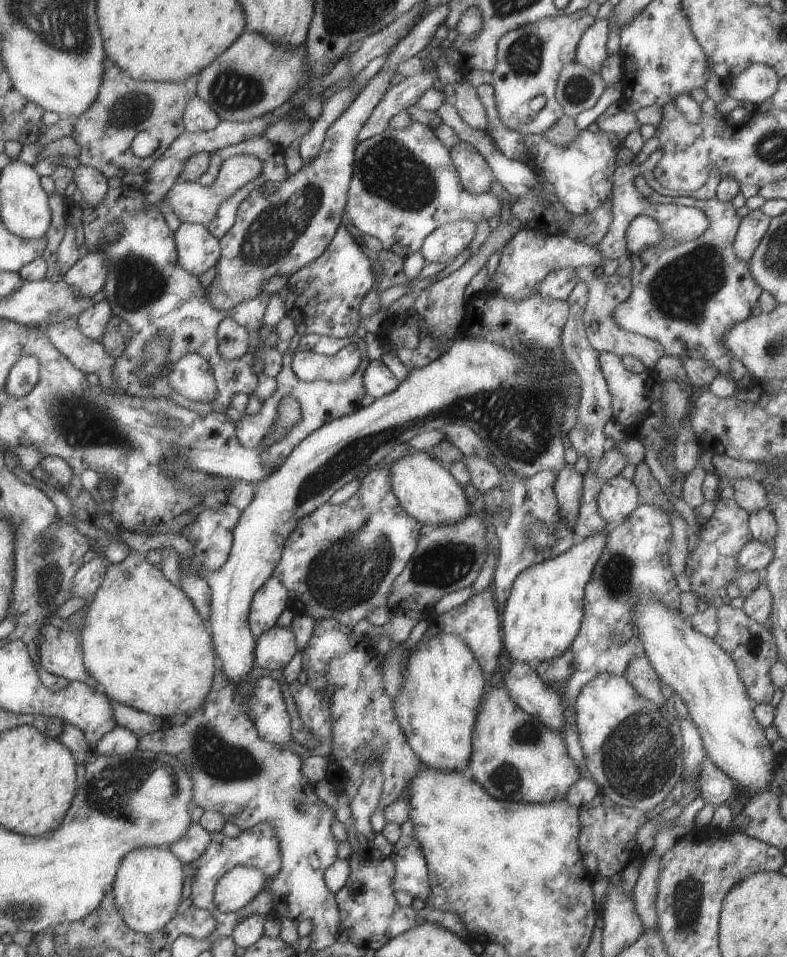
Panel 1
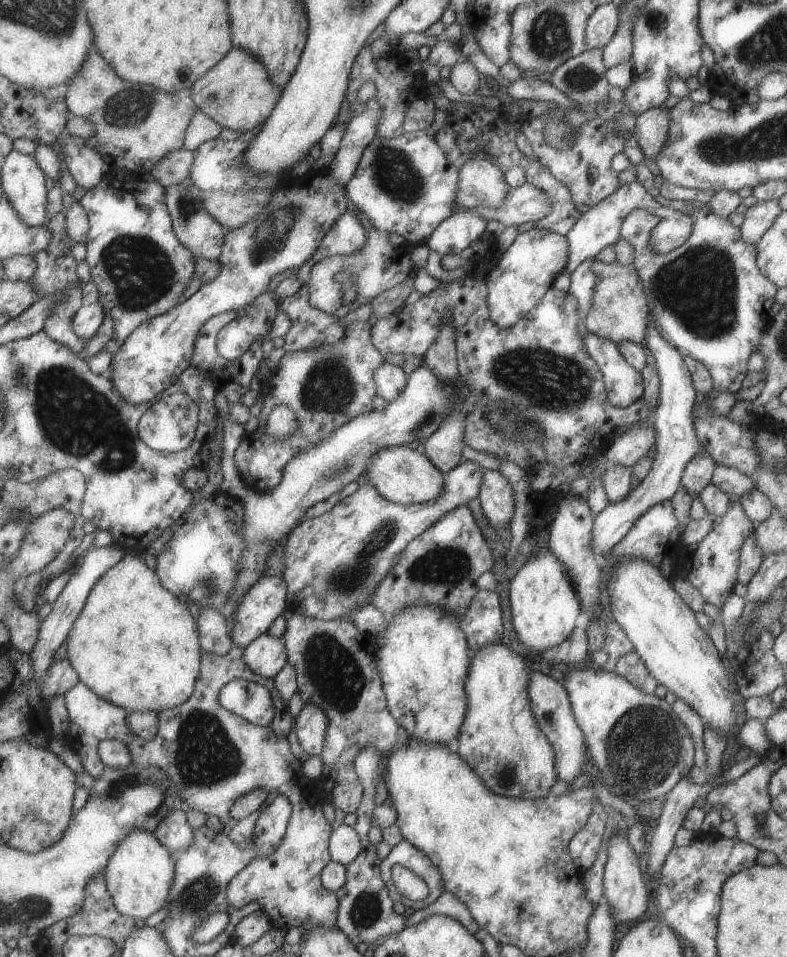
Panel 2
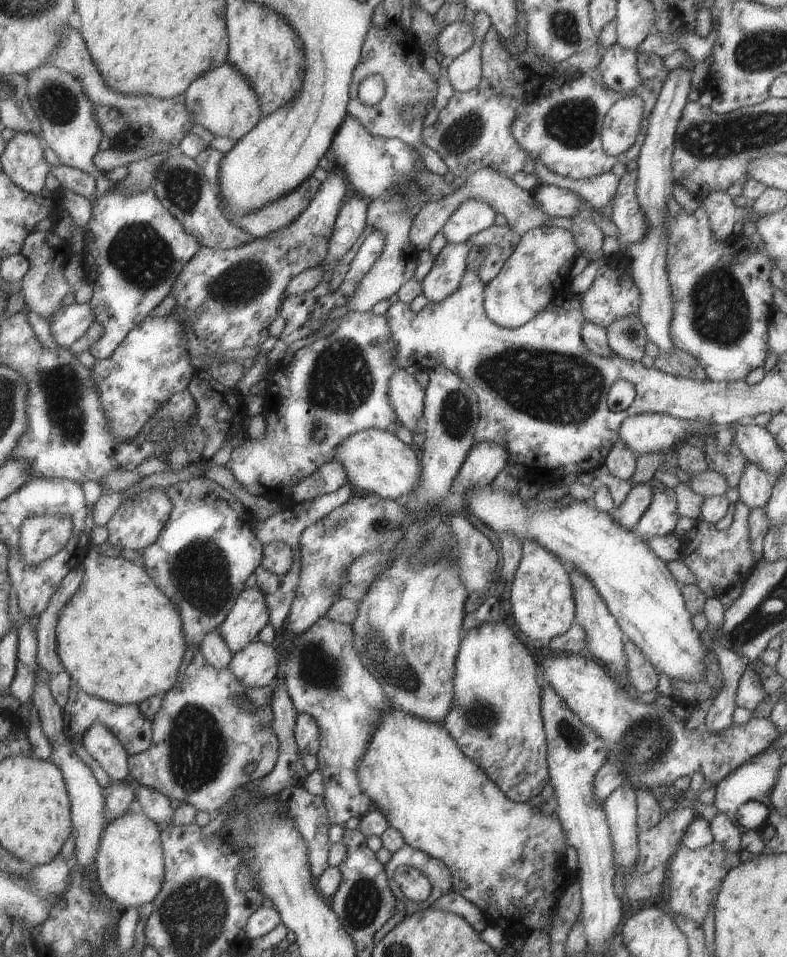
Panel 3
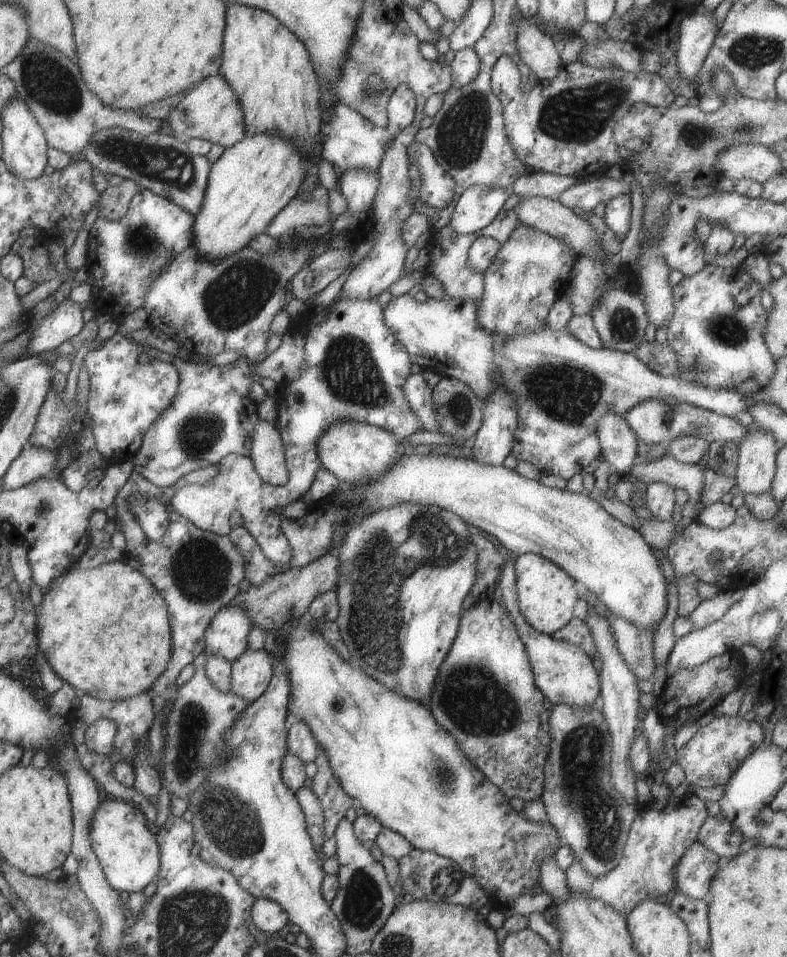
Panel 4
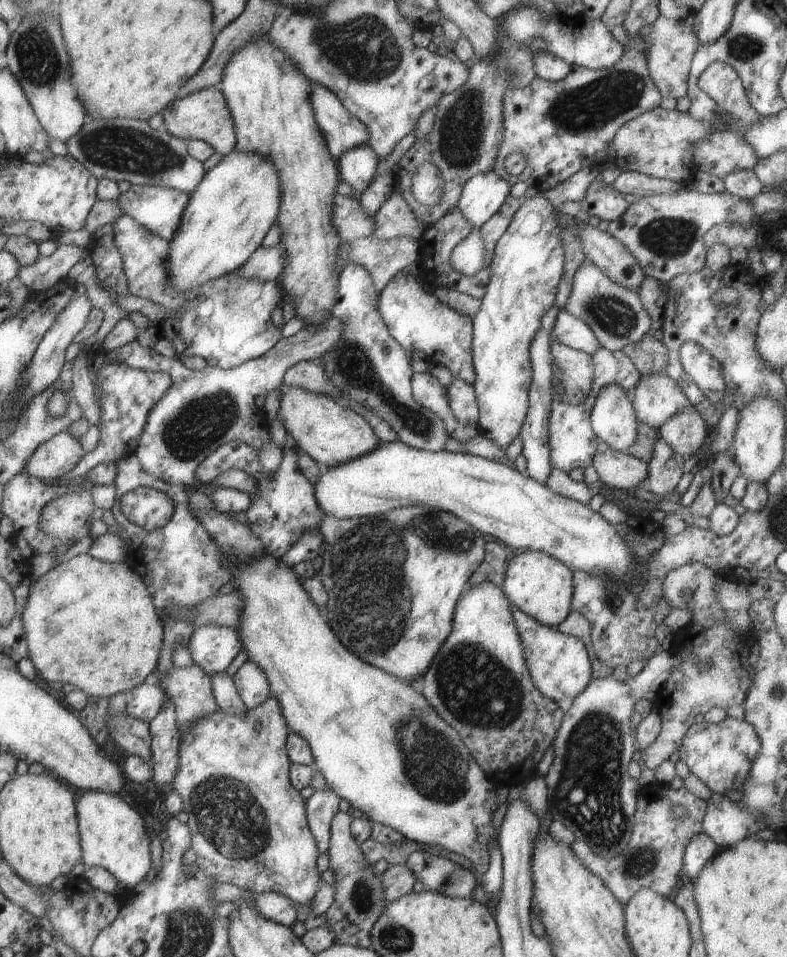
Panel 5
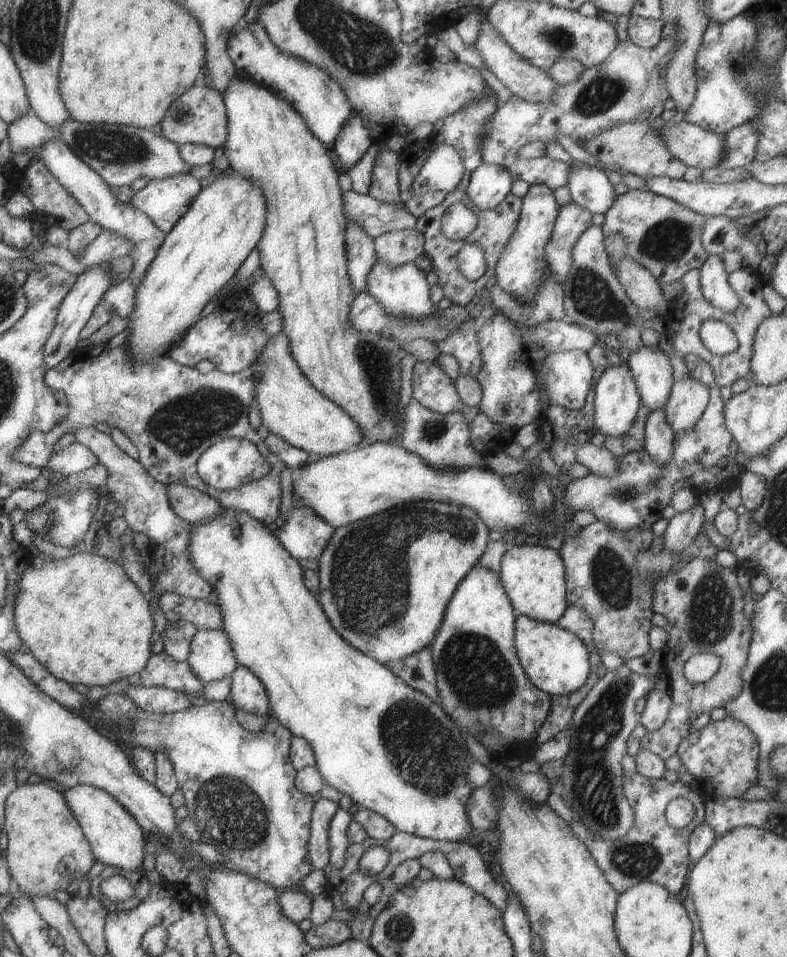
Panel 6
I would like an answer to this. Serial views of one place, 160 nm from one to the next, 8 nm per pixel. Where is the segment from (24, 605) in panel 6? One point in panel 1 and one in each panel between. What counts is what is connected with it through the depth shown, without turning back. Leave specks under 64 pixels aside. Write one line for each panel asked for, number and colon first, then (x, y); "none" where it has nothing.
1: (143, 641)
2: (134, 644)
3: (119, 638)
4: (105, 630)
5: (92, 624)

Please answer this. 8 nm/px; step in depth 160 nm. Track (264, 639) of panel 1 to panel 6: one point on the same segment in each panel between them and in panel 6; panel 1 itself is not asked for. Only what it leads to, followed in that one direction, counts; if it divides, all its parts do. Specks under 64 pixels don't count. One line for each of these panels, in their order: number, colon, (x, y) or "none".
2: (265, 655)
3: (255, 665)
4: (250, 673)
5: (252, 686)
6: (247, 693)

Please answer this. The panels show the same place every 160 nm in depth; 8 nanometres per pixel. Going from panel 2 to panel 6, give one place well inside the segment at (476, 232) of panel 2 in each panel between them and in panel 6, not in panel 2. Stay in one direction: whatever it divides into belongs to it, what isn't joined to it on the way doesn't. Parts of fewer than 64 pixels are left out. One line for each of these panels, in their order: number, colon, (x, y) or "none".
3: (472, 215)
4: (477, 206)
5: (481, 197)
6: (487, 185)

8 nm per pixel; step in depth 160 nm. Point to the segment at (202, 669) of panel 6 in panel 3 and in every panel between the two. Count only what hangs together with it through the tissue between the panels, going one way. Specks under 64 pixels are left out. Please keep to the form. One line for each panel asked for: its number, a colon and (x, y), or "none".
3: (249, 613)
4: (226, 636)
5: (212, 648)

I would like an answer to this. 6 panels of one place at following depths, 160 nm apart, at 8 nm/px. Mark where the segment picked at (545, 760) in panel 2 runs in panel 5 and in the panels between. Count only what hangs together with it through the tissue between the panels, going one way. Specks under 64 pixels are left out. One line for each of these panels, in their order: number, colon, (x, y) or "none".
3: (494, 717)
4: (484, 695)
5: (478, 683)

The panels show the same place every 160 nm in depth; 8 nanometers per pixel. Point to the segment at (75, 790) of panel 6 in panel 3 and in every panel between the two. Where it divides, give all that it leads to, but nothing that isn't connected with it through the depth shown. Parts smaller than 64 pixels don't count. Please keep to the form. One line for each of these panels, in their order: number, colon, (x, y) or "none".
3: (129, 867)
4: (124, 843)
5: (112, 837)

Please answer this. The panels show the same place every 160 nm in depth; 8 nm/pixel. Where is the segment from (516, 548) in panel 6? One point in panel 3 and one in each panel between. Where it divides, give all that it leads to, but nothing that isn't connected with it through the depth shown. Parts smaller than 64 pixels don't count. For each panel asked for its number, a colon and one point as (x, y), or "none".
3: (541, 600)
4: (545, 594)
5: (541, 587)

